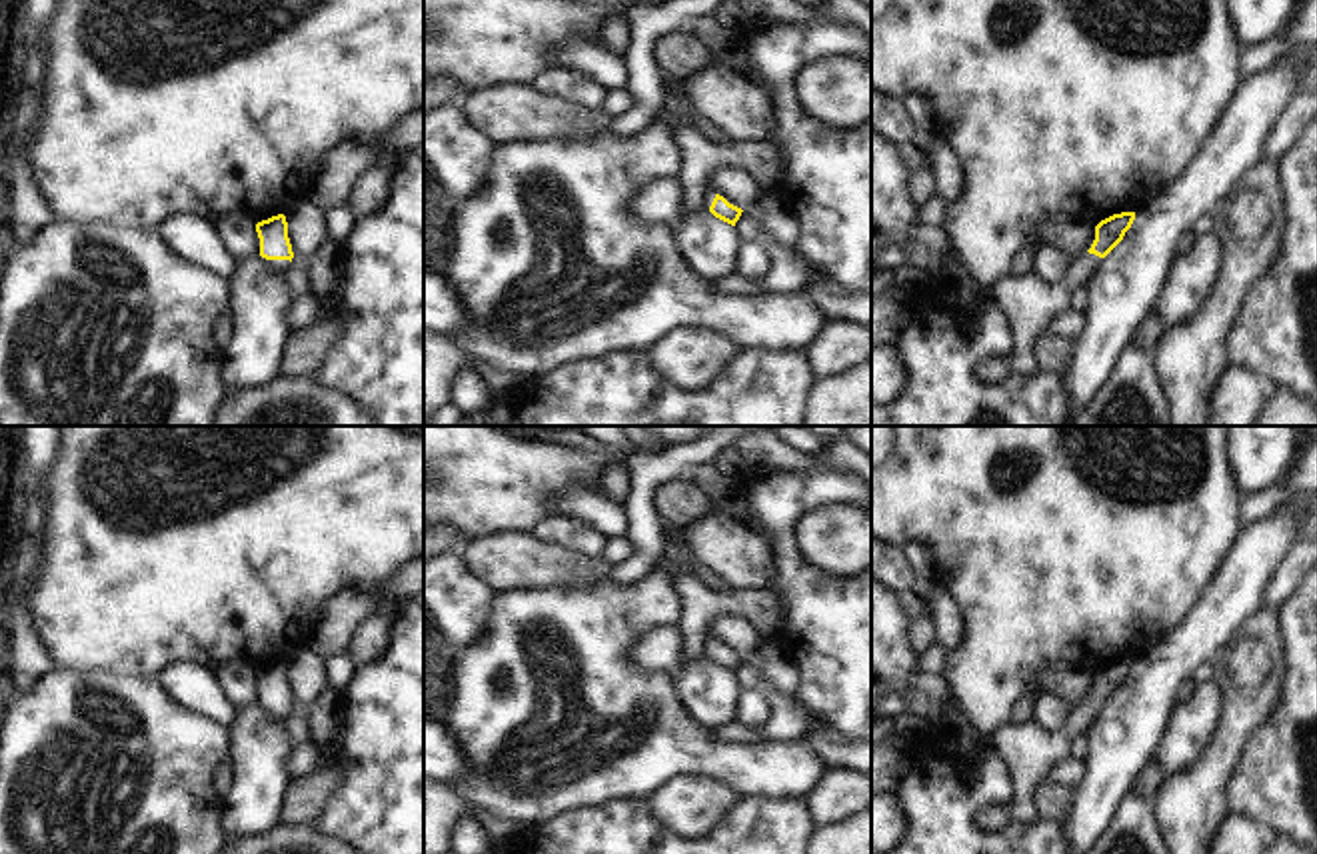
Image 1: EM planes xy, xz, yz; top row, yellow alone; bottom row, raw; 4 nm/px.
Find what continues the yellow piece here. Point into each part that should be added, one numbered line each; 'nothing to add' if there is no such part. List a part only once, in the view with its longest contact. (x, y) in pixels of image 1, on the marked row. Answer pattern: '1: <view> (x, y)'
1: xy (278, 266)

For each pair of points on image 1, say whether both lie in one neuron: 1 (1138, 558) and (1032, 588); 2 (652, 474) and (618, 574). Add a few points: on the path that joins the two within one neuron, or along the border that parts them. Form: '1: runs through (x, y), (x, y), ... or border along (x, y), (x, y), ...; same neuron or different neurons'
1: runs through (1112, 558), (1062, 558), (1058, 562); same neuron
2: runs through (642, 500), (642, 552); same neuron

